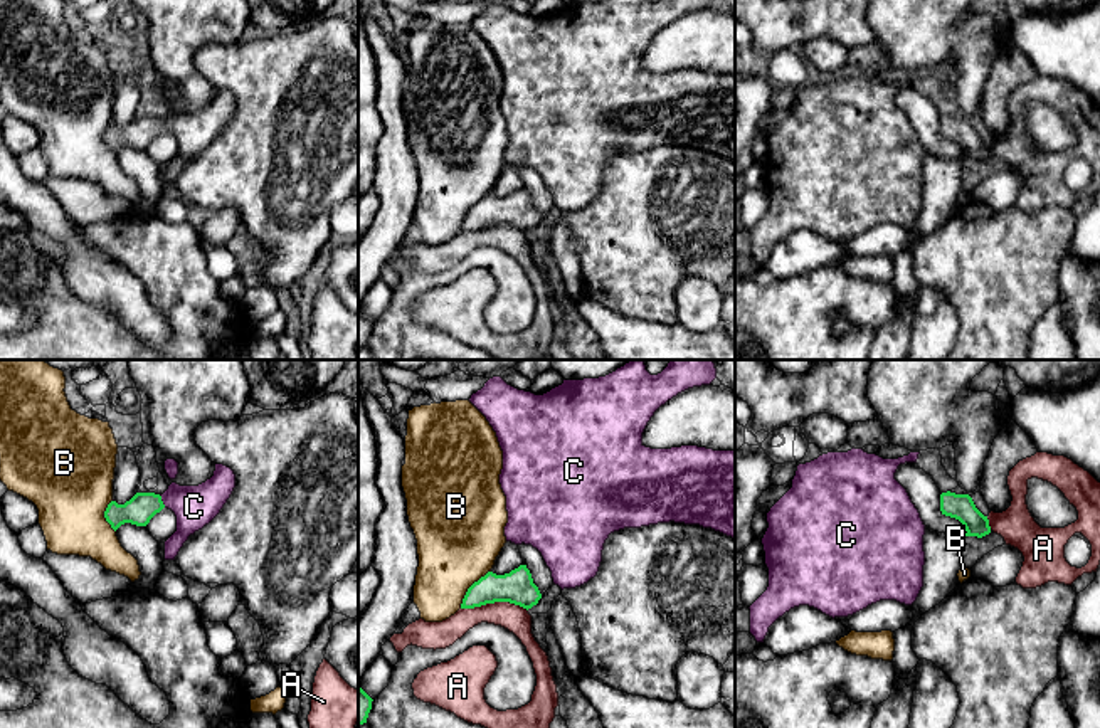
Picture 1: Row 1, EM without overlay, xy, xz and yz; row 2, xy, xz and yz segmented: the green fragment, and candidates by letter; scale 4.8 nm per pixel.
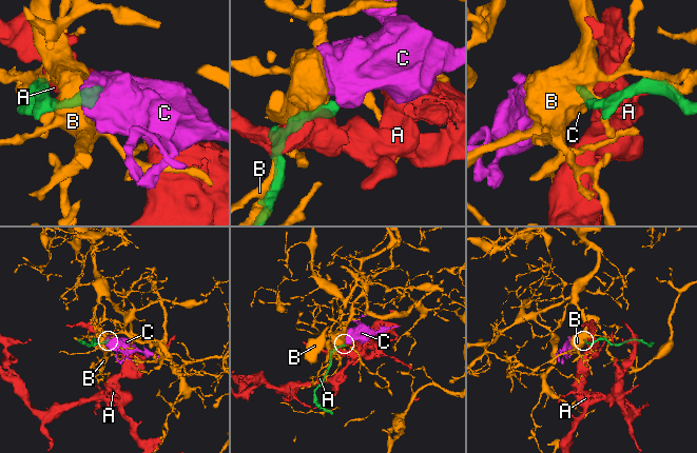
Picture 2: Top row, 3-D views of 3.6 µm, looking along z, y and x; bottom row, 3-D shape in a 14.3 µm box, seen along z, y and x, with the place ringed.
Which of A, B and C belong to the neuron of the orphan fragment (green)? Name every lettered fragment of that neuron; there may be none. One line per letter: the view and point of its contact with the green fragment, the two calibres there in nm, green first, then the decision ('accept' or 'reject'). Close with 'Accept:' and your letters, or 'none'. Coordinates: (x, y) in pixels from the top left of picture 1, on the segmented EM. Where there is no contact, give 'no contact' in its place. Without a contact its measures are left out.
A: xz (495, 601) | 160/130 nm | reject
B: xz (470, 587) | 160/400 nm | reject
C: xy (162, 501) | 140/200 nm | accept
Accept: C

